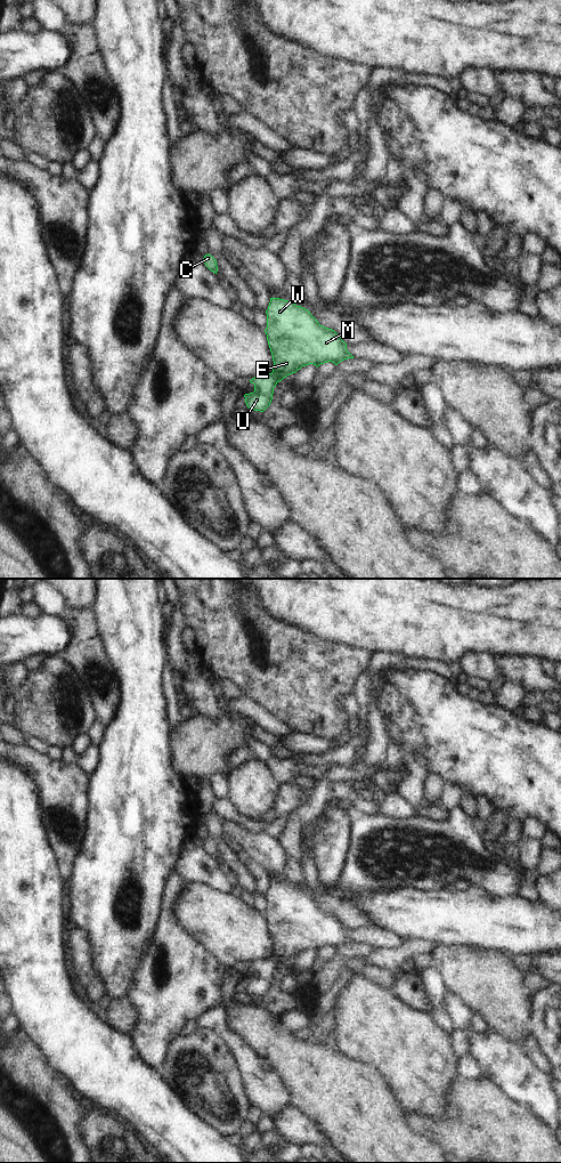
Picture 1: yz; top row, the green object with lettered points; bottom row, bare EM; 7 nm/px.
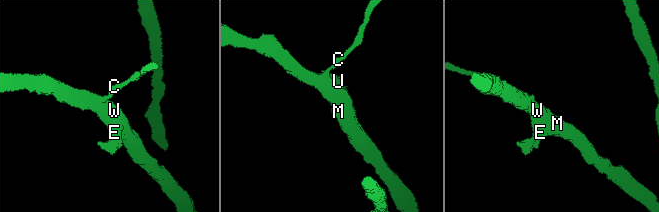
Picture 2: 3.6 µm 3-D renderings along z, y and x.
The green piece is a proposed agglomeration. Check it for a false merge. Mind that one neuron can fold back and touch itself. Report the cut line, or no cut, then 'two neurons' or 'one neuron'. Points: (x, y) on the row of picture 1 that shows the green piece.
cut in yz along (273, 371), (277, 374), (277, 381); two neurons

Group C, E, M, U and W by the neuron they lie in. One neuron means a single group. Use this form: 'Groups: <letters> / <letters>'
Groups: C E M W / U.

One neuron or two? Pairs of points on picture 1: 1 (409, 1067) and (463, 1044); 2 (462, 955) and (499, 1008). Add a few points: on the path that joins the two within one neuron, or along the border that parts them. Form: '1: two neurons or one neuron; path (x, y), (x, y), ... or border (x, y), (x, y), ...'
1: two neurons; border (448, 1035), (450, 1047), (458, 1057)
2: one neuron; path (471, 968), (498, 995)

